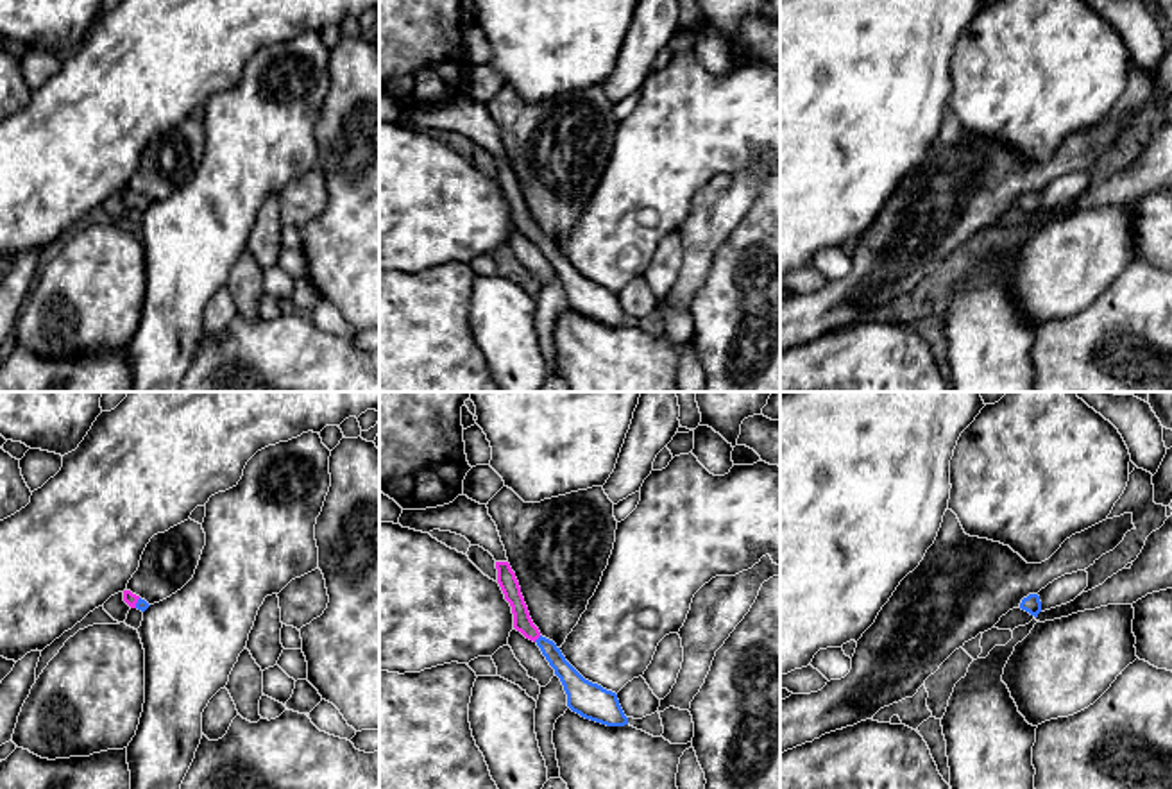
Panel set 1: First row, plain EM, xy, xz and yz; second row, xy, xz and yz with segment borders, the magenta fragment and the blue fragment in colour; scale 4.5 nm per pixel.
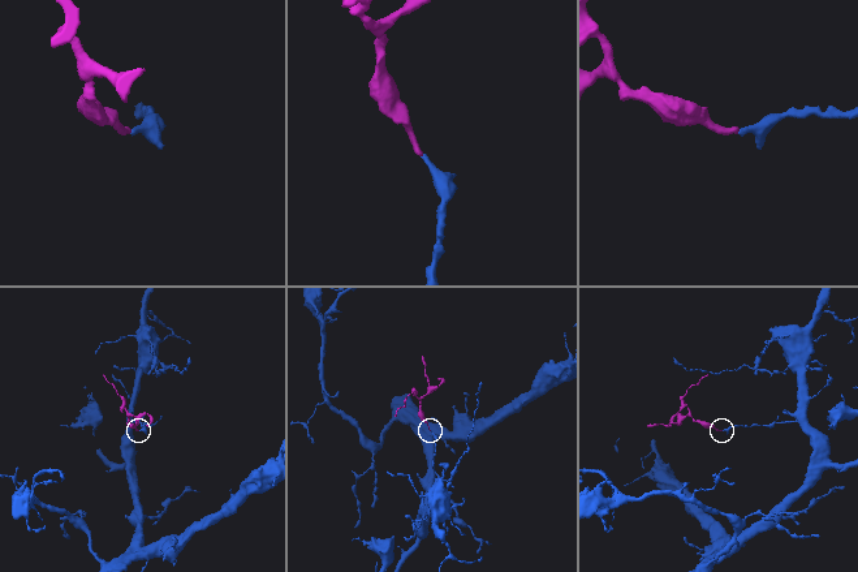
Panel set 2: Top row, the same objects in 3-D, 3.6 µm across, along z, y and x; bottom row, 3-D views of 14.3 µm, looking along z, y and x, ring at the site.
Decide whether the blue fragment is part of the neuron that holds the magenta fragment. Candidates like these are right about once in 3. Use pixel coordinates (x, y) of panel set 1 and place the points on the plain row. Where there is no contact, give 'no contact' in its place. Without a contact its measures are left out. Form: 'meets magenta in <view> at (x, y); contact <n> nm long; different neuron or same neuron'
meets magenta in xz at (537, 237); contact 50 nm long; same neuron

